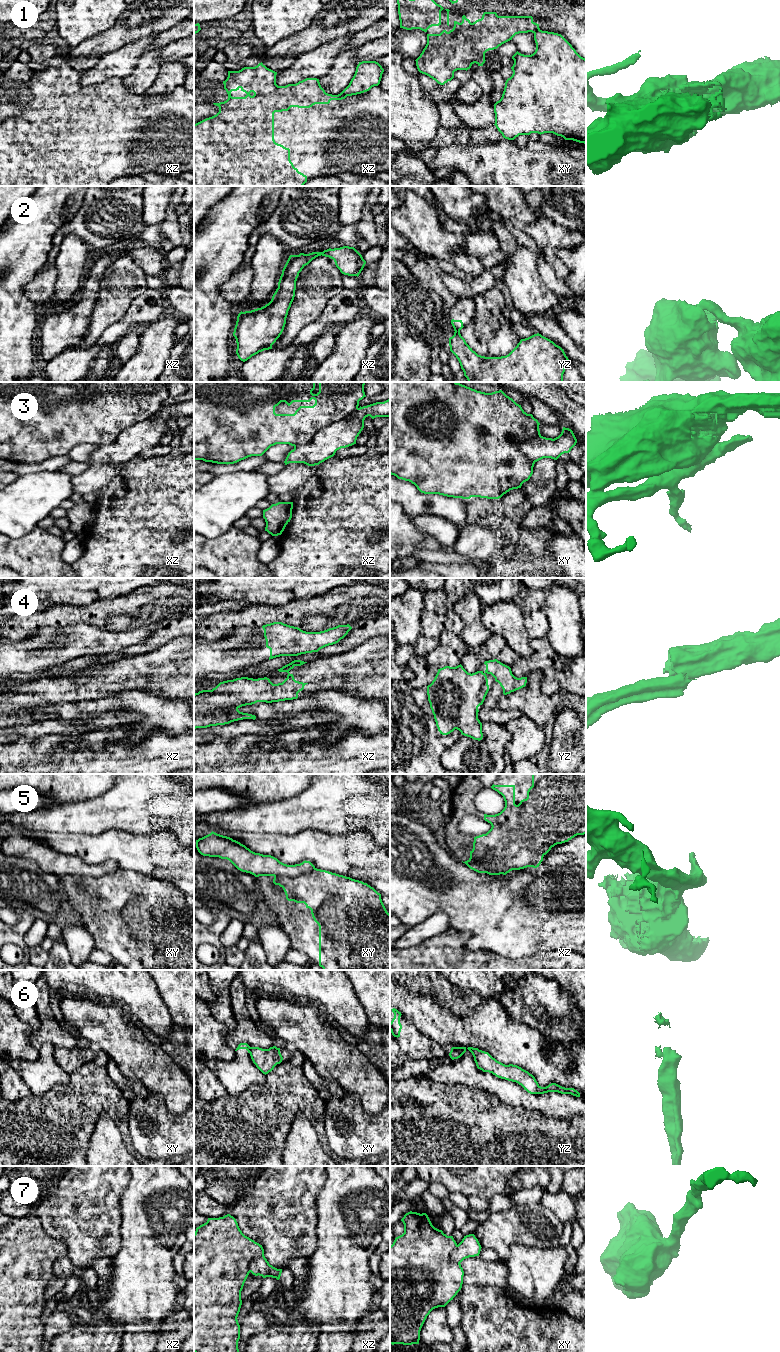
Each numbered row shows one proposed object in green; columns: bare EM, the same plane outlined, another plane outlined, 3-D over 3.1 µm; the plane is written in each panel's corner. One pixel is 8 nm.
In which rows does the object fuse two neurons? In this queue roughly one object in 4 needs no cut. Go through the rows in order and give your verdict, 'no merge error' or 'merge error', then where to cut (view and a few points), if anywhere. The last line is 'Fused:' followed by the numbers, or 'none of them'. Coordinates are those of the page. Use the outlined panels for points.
1: merge error; cut in xy along (539, 29), (534, 33)
2: merge error; cut in yz along (455, 331), (459, 332)
3: merge error; cut in xz along (357, 407), (347, 417), (320, 428), (309, 442), (294, 447)
4: merge error; cut in xz along (288, 670), (286, 671)
5: merge error; cut in xz along (470, 857), (490, 855), (491, 870), (508, 872)
6: merge error; cut in xy along (251, 1047), (249, 1052)
7: merge error; cut in xz along (263, 1255), (251, 1262), (249, 1271)
Fused: 1, 2, 3, 4, 5, 6, 7

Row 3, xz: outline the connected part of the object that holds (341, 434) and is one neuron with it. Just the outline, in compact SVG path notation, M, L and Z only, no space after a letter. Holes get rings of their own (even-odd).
M390 398L357 408L348 418L334 422L318 430L312 441L294 447L284 463L304 463L308 466L319 465L333 457L337 450L356 444L357 437L364 428L364 420L370 416L390 417Z

